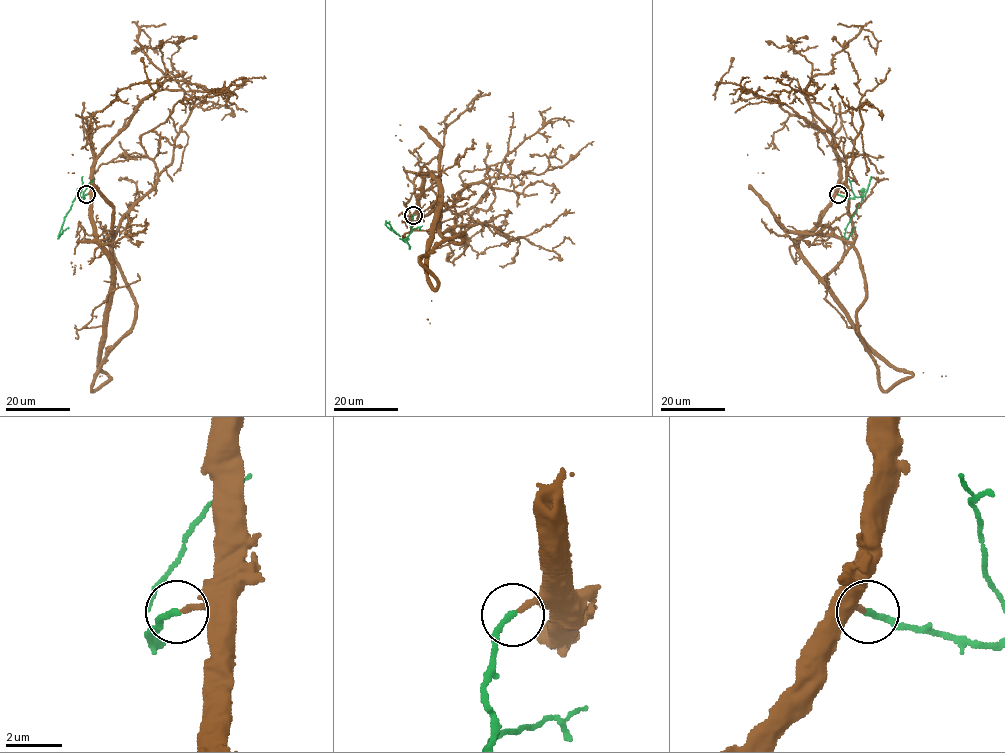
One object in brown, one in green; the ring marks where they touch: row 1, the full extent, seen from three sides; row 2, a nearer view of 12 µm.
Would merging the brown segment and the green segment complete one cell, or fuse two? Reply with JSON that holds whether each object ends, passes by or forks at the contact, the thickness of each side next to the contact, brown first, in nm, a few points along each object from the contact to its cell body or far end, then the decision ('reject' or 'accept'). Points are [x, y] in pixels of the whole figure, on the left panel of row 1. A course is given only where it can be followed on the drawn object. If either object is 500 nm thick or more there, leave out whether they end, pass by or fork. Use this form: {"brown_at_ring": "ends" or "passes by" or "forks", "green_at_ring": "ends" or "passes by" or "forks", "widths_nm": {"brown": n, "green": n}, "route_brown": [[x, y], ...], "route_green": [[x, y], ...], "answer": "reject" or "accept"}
{"brown_at_ring": "ends", "green_at_ring": "ends", "widths_nm": {"brown": 200, "green": 240}, "route_brown": [[87, 194], [95, 235], [112, 242], [157, 178], [141, 137], [179, 101], [246, 77]], "route_green": [[86, 194], [83, 198], [76, 196], [73, 201], [58, 238], [68, 227]], "answer": "accept"}

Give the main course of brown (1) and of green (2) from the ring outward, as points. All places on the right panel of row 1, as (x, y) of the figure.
1: (837, 194), (797, 240), (854, 238), (846, 158), (833, 137), (789, 107), (742, 92), (744, 77)
2: (838, 194), (862, 196), (845, 229), (846, 238), (856, 227)

